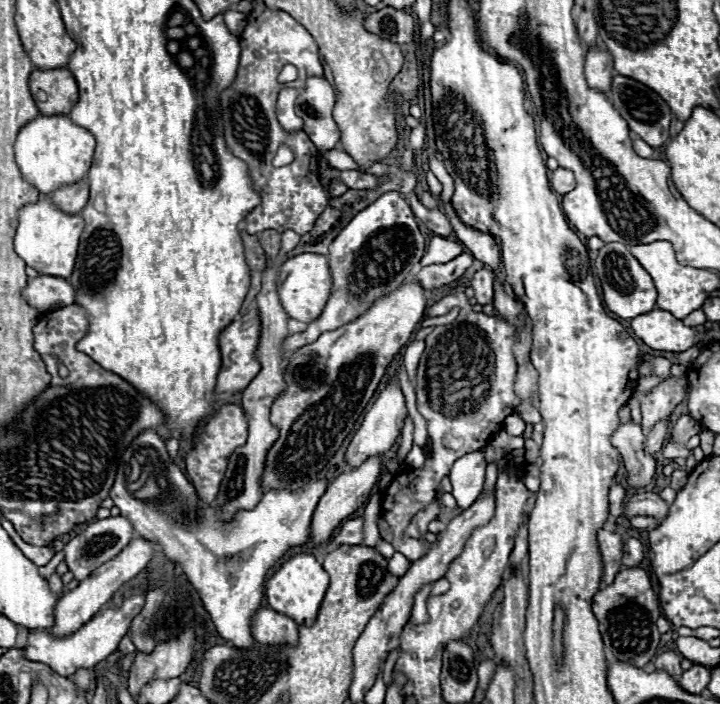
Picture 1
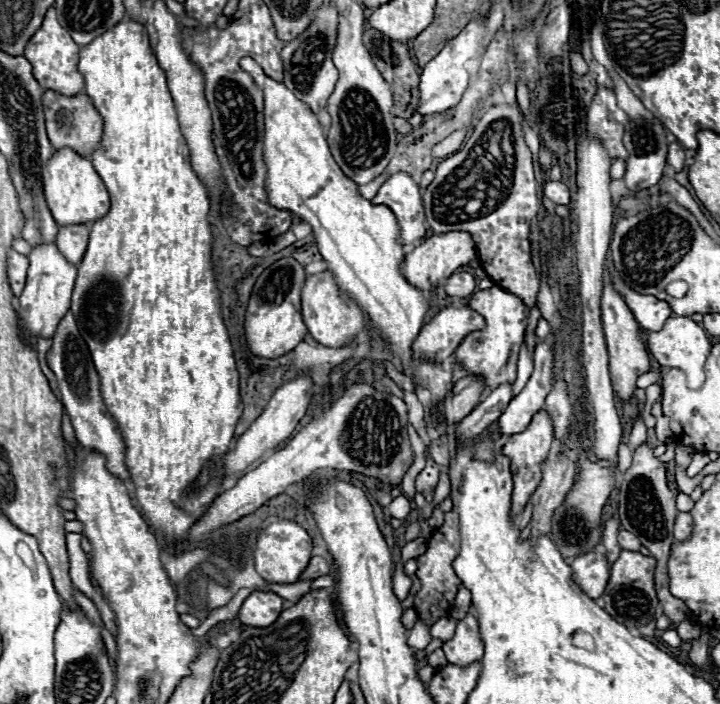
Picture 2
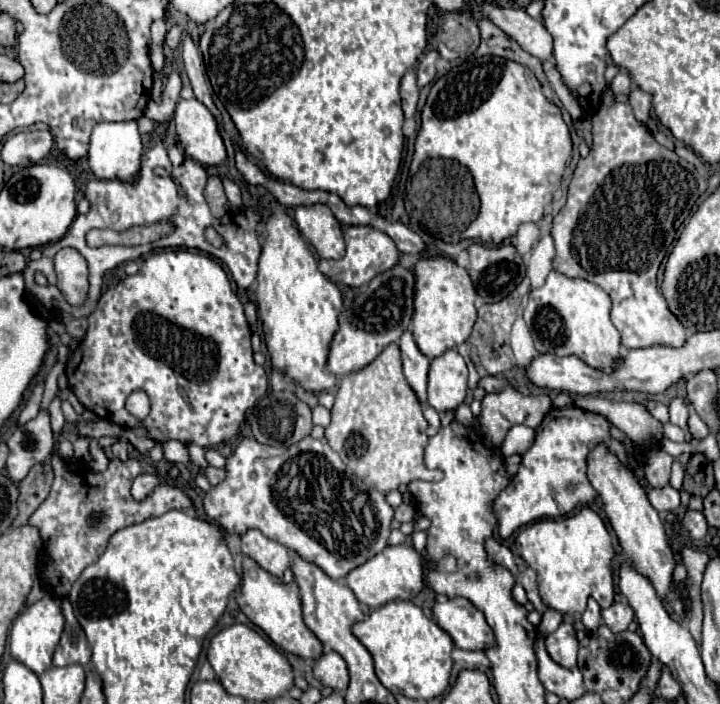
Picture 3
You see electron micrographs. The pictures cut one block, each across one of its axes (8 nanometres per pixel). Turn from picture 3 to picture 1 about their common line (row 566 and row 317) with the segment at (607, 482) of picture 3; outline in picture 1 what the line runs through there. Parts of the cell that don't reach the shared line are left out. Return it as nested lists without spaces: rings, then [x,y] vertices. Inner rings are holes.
[[[652,310],[634,318],[630,324],[636,336],[644,340],[644,344],[652,350],[684,352],[694,346],[696,332],[682,320],[674,318],[670,312]]]

